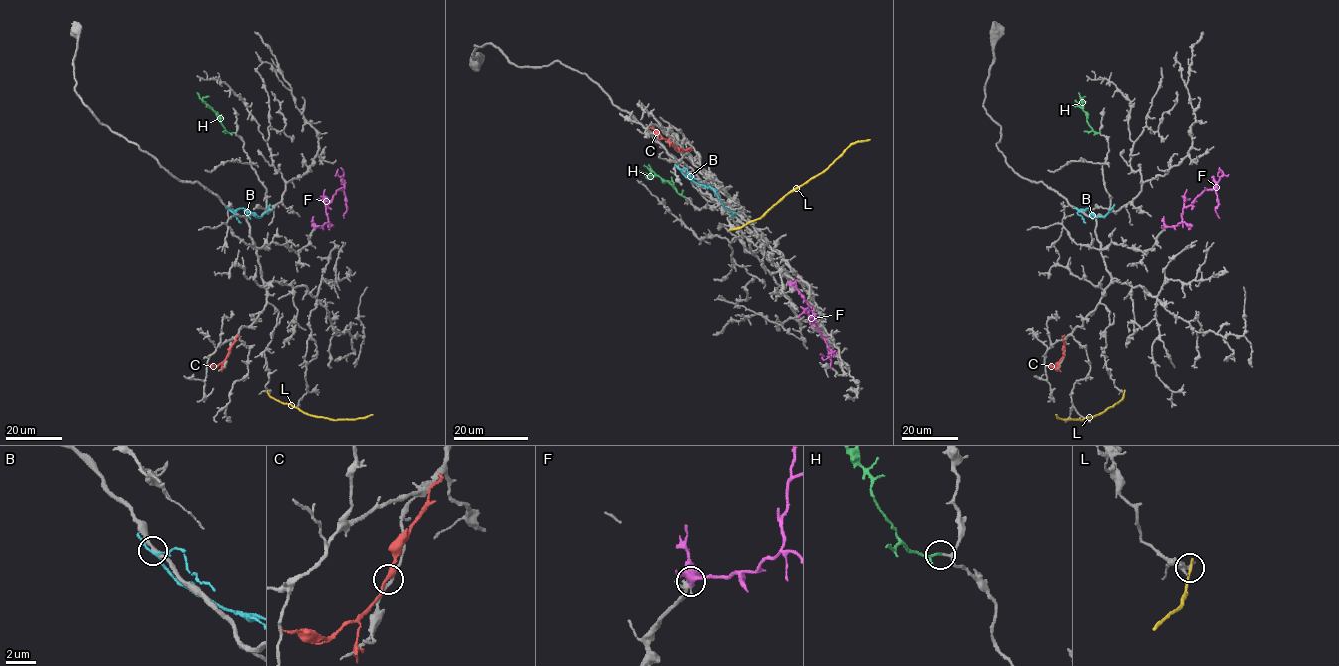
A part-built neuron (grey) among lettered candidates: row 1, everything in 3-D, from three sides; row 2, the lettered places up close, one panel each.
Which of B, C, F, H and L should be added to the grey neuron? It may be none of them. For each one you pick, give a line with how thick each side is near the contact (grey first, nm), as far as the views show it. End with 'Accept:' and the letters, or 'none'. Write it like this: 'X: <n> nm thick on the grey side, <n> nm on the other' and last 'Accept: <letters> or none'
F: 240 nm thick on the grey side, 440 nm on the other
H: 140 nm thick on the grey side, 180 nm on the other
Accept: F, H

